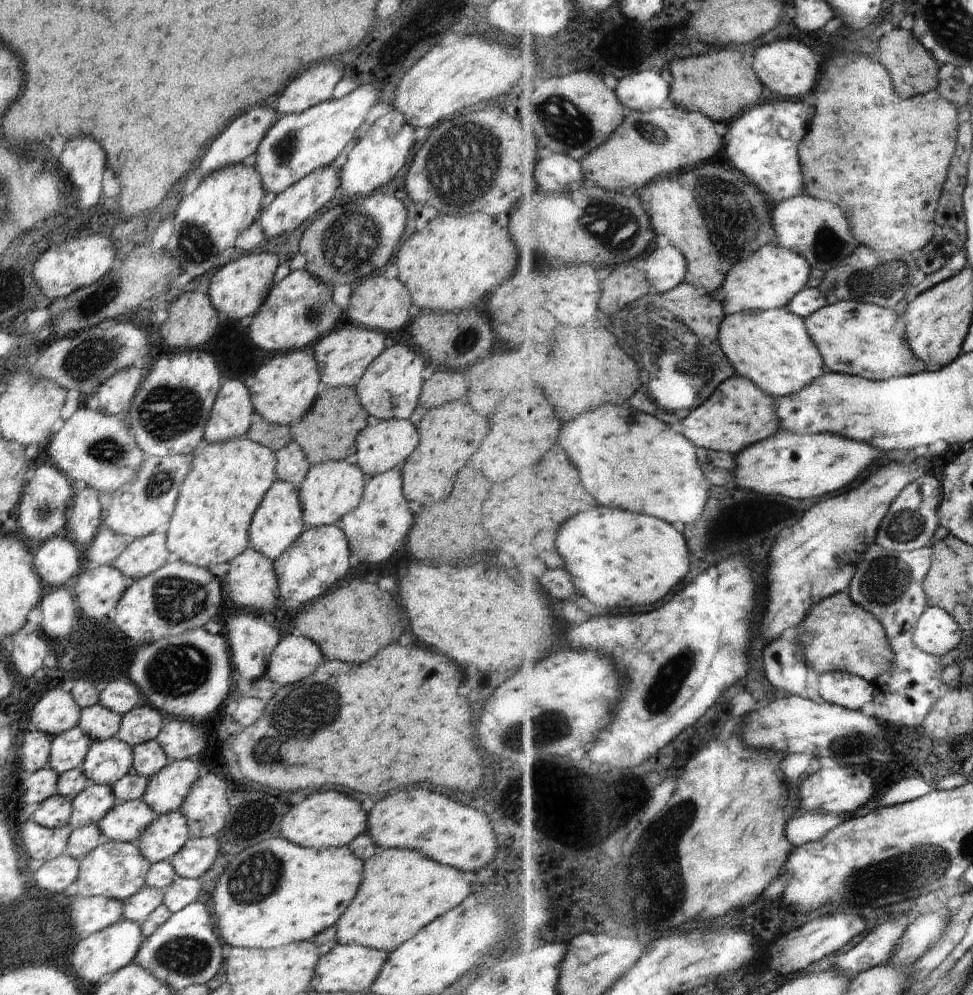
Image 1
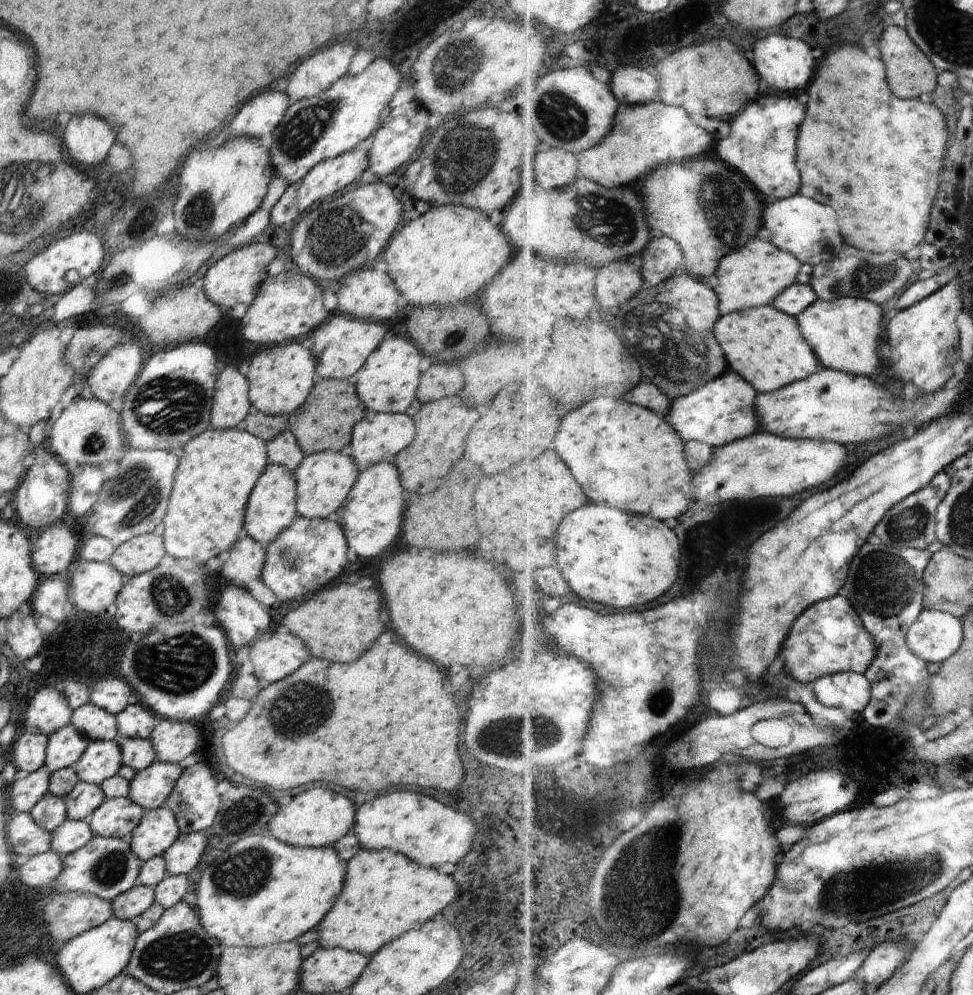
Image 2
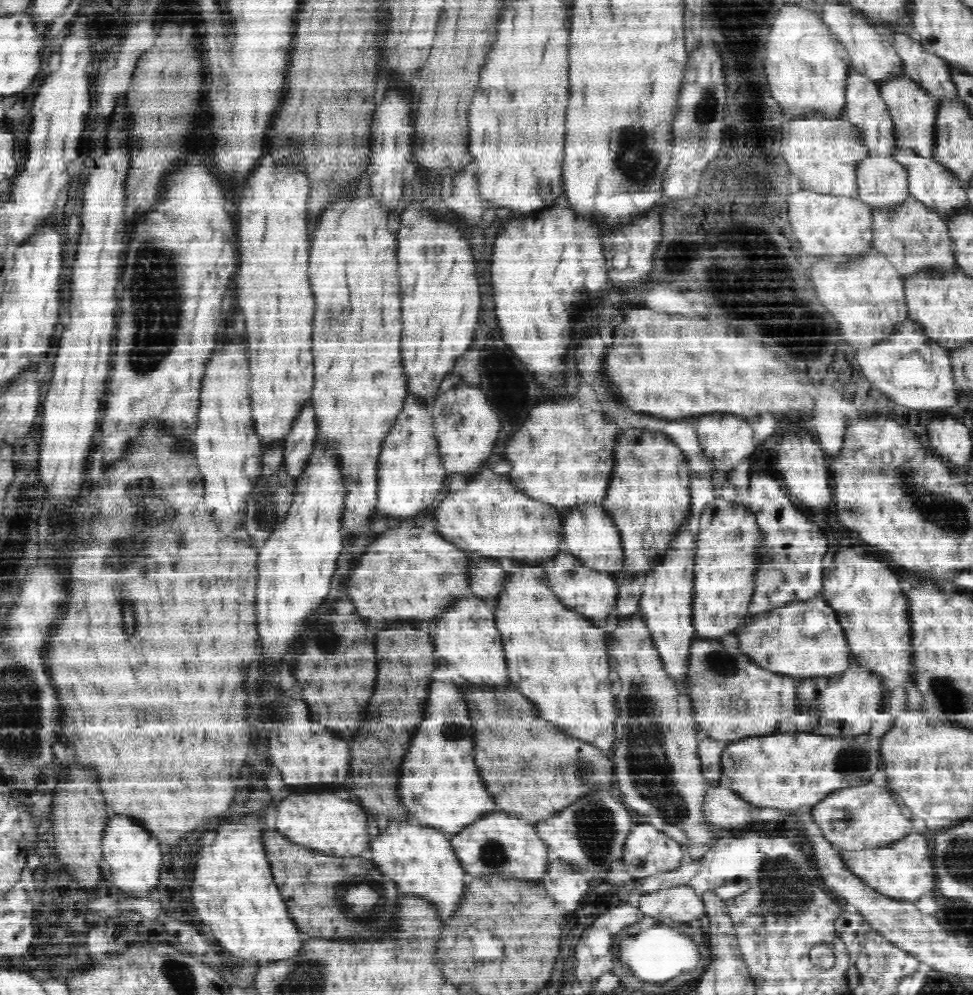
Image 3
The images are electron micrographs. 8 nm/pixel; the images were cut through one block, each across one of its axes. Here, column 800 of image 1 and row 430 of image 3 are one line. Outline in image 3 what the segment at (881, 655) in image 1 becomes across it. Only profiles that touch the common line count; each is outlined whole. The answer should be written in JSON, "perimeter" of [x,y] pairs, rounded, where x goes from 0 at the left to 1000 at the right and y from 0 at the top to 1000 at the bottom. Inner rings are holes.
{"perimeter":[[[643,431],[634,448],[635,472],[631,474],[620,510],[635,530],[641,554],[642,580],[664,580],[675,568],[680,567],[683,559],[692,554],[694,541],[707,527],[711,515],[711,492],[709,491],[709,469],[703,462],[701,453],[678,434],[666,434],[656,431]]]}

